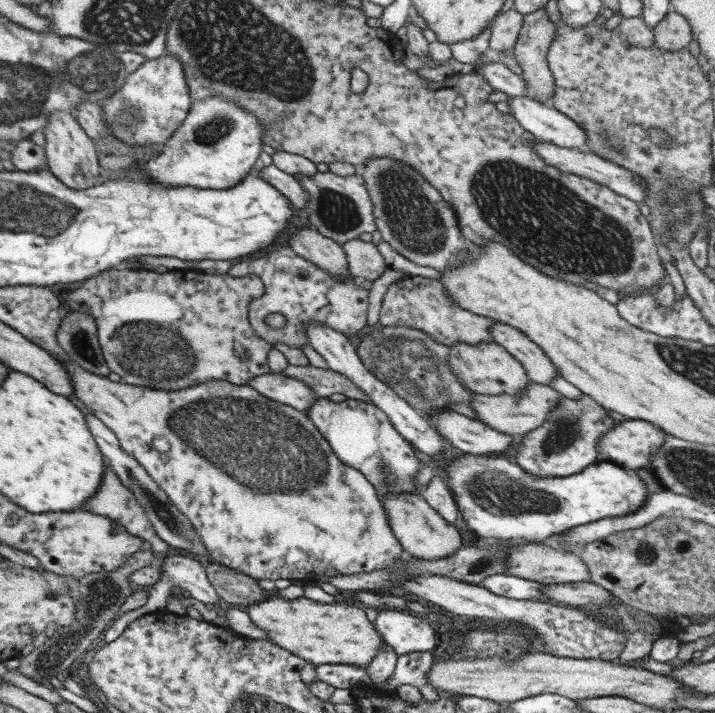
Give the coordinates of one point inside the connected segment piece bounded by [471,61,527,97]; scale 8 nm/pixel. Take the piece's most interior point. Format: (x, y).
(500, 78)

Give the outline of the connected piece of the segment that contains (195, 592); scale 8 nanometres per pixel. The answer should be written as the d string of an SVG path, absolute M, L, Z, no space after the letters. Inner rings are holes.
M171 550L167 556L157 556L154 565L159 567L161 578L159 578L155 584L143 587L145 591L147 591L147 602L145 602L143 606L135 608L135 610L128 610L122 614L117 614L118 618L112 621L101 635L101 638L105 643L109 643L117 638L129 622L137 619L141 615L164 609L167 601L178 588L183 588L189 596L195 598L195 600L199 600L199 602L202 602L207 608L212 608L218 613L220 613L221 608L224 607L220 598L217 596L217 593L214 591L214 588L209 584L204 567L199 561L193 560L193 558L186 556L183 553Z

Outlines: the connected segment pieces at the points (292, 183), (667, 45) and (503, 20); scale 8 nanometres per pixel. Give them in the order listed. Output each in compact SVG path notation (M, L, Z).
M273 164L259 168L259 170L252 170L251 173L254 174L254 178L263 179L270 186L276 188L279 193L285 195L295 208L303 210L307 206L307 203L305 203L307 202L307 193L300 182L293 179L293 176L275 168Z
M669 10L651 32L653 32L653 46L669 52L687 47L692 38L688 22L673 10Z
M513 9L499 12L488 26L488 47L495 51L511 51L522 25L522 16Z

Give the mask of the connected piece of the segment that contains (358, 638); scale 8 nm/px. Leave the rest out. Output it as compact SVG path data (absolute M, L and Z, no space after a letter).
M276 595L248 605L247 616L265 631L266 640L313 665L343 664L366 670L381 648L381 637L363 610L347 602L318 603L303 596L285 600Z

